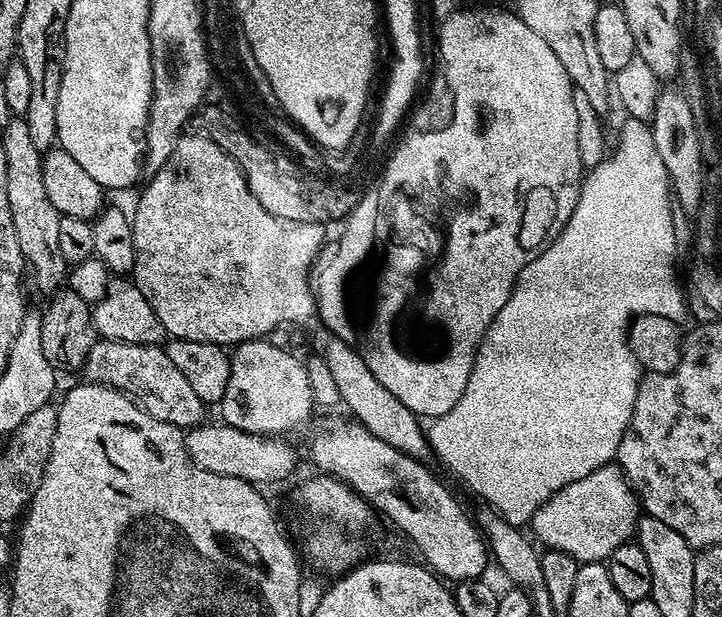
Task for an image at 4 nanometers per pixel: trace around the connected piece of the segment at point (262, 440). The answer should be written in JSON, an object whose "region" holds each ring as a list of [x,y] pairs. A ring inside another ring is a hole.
{"region":[[[201,422],[196,427],[187,429],[184,438],[184,445],[192,463],[202,466],[202,470],[226,474],[230,478],[242,478],[257,486],[284,480],[295,470],[296,452],[284,441],[287,439],[243,432],[223,422],[216,422],[216,425],[208,423]]]}

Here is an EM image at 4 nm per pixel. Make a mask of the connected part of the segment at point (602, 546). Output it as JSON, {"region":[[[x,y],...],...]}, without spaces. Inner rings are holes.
{"region":[[[613,462],[555,492],[536,509],[530,529],[545,549],[557,548],[581,562],[604,562],[618,546],[637,535],[641,519],[642,505],[636,492],[624,477],[623,468]]]}

